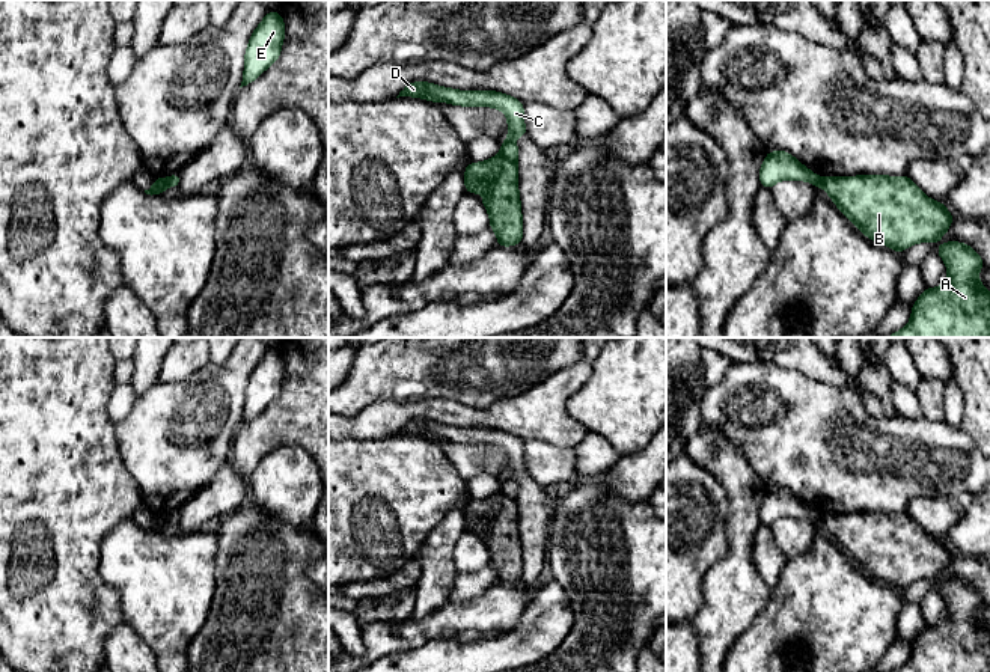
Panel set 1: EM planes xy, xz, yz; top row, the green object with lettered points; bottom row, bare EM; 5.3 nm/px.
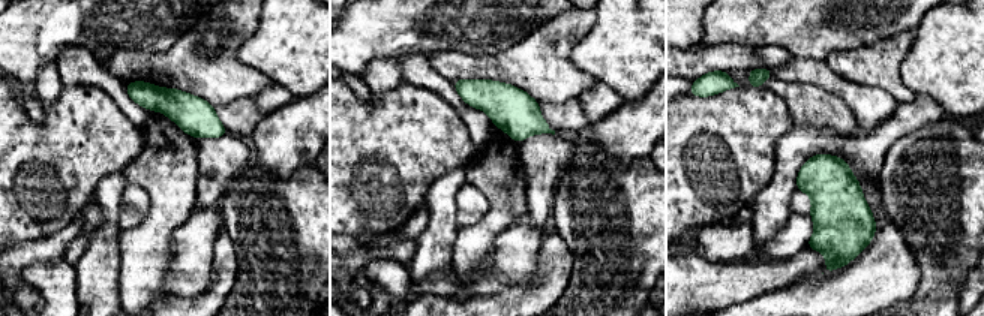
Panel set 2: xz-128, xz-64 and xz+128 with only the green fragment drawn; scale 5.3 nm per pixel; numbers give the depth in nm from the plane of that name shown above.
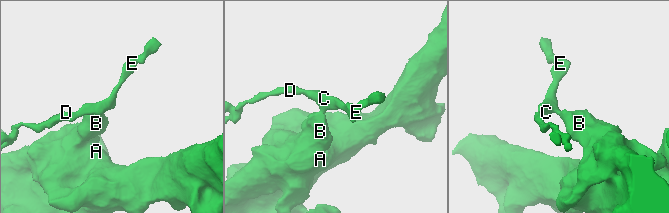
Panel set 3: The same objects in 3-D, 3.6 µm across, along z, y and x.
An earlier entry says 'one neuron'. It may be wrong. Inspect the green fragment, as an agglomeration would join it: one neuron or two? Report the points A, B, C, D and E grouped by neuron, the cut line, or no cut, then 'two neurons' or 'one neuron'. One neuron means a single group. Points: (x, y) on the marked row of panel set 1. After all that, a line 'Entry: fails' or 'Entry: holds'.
groups A B / C D E; cut xz (501, 154), (516, 161); two neurons
Entry: fails

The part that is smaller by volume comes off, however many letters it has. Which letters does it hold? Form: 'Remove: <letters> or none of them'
Remove: C, D, E

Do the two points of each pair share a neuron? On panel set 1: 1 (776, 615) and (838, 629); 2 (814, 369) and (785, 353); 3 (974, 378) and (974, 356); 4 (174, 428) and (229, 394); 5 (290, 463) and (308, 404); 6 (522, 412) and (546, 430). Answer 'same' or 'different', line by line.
1: same
2: same
3: same
4: same
5: different
6: same

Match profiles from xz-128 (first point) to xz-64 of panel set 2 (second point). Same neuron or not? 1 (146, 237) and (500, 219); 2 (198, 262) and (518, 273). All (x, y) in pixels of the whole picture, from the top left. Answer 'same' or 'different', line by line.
1: same
2: same

